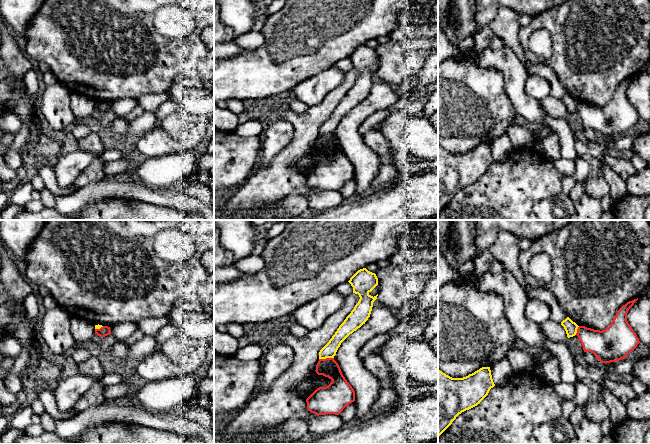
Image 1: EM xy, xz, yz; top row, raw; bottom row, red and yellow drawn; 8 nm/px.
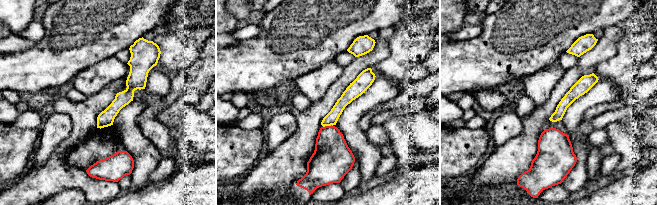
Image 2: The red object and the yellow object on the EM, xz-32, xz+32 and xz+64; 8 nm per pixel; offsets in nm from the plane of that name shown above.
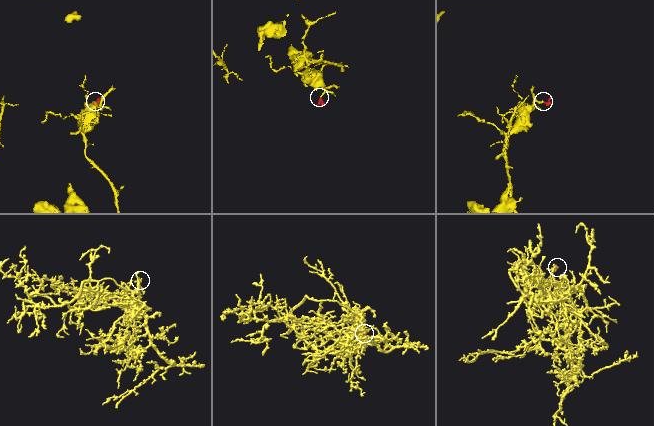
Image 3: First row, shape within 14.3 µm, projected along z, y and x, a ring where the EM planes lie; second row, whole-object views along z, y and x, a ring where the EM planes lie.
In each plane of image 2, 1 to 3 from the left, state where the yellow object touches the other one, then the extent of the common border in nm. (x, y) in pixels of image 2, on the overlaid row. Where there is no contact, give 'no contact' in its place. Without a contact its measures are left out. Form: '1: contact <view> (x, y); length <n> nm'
1: no contact
2: contact xz+32 (327, 126); length 80 nm
3: no contact

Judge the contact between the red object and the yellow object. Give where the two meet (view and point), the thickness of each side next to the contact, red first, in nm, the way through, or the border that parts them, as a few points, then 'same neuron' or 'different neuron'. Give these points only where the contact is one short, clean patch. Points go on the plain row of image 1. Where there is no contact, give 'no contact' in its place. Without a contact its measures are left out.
xz (326, 134) | 150/110 nm | along xz (333, 133), (319, 135) | different neuron

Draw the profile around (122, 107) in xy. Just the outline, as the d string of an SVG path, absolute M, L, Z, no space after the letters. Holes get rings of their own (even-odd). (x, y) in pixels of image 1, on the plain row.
M122 98L110 103L111 110L116 114L117 118L124 118L137 105L136 99Z

